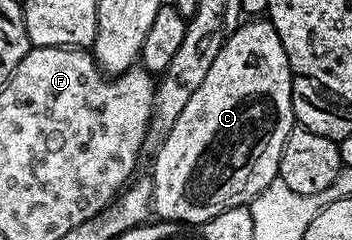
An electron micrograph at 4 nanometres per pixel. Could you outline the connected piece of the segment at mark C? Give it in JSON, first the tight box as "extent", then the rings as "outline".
{"extent":[152,17,293,224],"outline":[[[265,17],[245,20],[224,39],[224,47],[214,56],[210,72],[190,96],[186,108],[159,143],[160,151],[152,162],[152,208],[157,219],[181,224],[202,224],[226,208],[248,206],[270,183],[277,181],[282,148],[293,130],[292,69],[277,29]]]}

